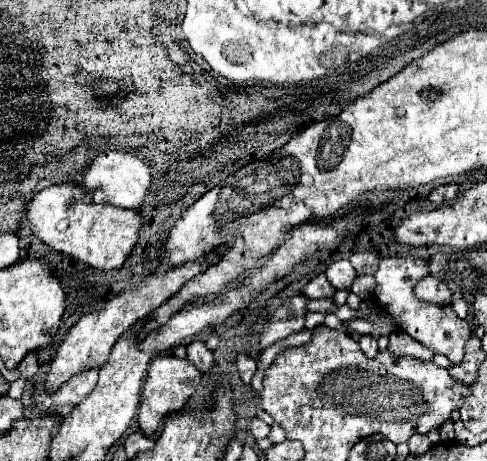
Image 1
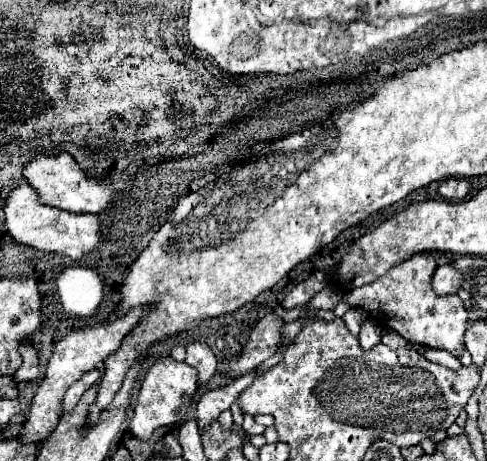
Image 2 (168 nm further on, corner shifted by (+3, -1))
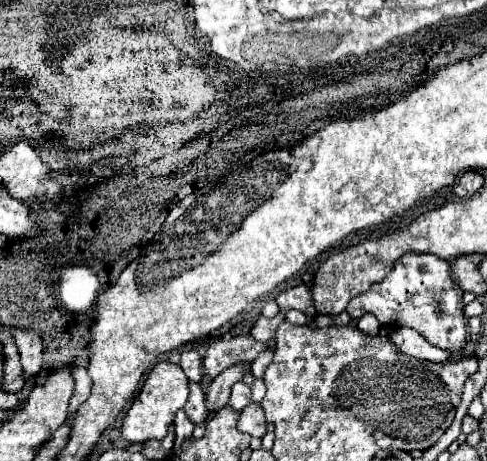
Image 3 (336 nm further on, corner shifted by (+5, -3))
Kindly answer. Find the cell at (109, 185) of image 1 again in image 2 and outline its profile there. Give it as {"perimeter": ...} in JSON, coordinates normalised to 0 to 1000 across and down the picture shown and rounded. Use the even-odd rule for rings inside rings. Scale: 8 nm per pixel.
{"perimeter":[[[140,332],[62,341],[45,362],[45,380],[53,397],[66,401],[66,410],[74,410],[78,436],[103,449],[119,449],[148,462],[209,462],[226,440],[230,393],[222,384],[181,388],[177,375],[160,362],[160,354]]]}

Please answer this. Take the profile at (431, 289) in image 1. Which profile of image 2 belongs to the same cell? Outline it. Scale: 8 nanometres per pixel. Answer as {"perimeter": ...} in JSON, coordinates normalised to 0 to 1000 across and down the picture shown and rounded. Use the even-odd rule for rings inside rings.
{"perimeter":[[[908,575],[895,584],[887,601],[887,623],[899,640],[920,640],[920,636],[940,636],[953,614],[953,597],[932,584],[928,575]]]}

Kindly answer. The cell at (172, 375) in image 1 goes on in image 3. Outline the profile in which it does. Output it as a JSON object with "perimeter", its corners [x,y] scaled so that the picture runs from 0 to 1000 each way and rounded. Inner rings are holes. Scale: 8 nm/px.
{"perimeter":[[[329,783],[304,809],[287,852],[279,857],[271,883],[255,900],[251,913],[251,944],[267,961],[300,961],[308,952],[333,952],[345,939],[345,926],[357,918],[361,892],[378,883],[386,866],[386,818],[374,809],[370,792],[349,783]]]}

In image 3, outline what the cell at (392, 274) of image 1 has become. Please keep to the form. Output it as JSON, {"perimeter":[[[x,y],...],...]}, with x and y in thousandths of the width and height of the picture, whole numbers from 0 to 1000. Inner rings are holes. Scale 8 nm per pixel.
{"perimeter":[[[834,549],[809,570],[789,610],[768,614],[752,636],[719,649],[710,675],[723,692],[764,679],[784,705],[854,714],[875,740],[920,766],[940,766],[961,731],[949,636],[924,614],[924,570],[883,549]]]}

